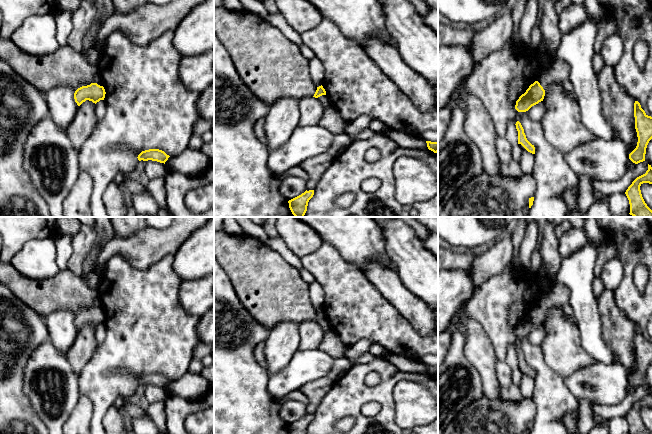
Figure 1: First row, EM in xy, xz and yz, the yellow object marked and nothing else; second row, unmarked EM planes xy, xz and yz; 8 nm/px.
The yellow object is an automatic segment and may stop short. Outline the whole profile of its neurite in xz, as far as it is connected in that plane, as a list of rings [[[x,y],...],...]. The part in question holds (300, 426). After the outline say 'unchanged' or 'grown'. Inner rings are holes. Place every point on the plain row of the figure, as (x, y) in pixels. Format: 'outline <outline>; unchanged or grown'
outline [[[314,414],[305,415],[288,425],[290,434],[307,434],[308,426],[313,421]]]; unchanged

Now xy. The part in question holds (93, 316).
outline [[[98,295],[94,298],[93,306],[90,309],[78,312],[74,317],[74,323],[78,330],[86,324],[97,327],[105,322],[105,313],[102,308],[101,299]]]; grown

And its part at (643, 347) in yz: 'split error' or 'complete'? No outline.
complete

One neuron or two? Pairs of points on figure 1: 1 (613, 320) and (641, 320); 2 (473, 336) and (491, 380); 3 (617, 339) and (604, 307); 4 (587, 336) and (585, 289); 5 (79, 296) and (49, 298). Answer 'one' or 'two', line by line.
1: two
2: one
3: one
4: one
5: one

